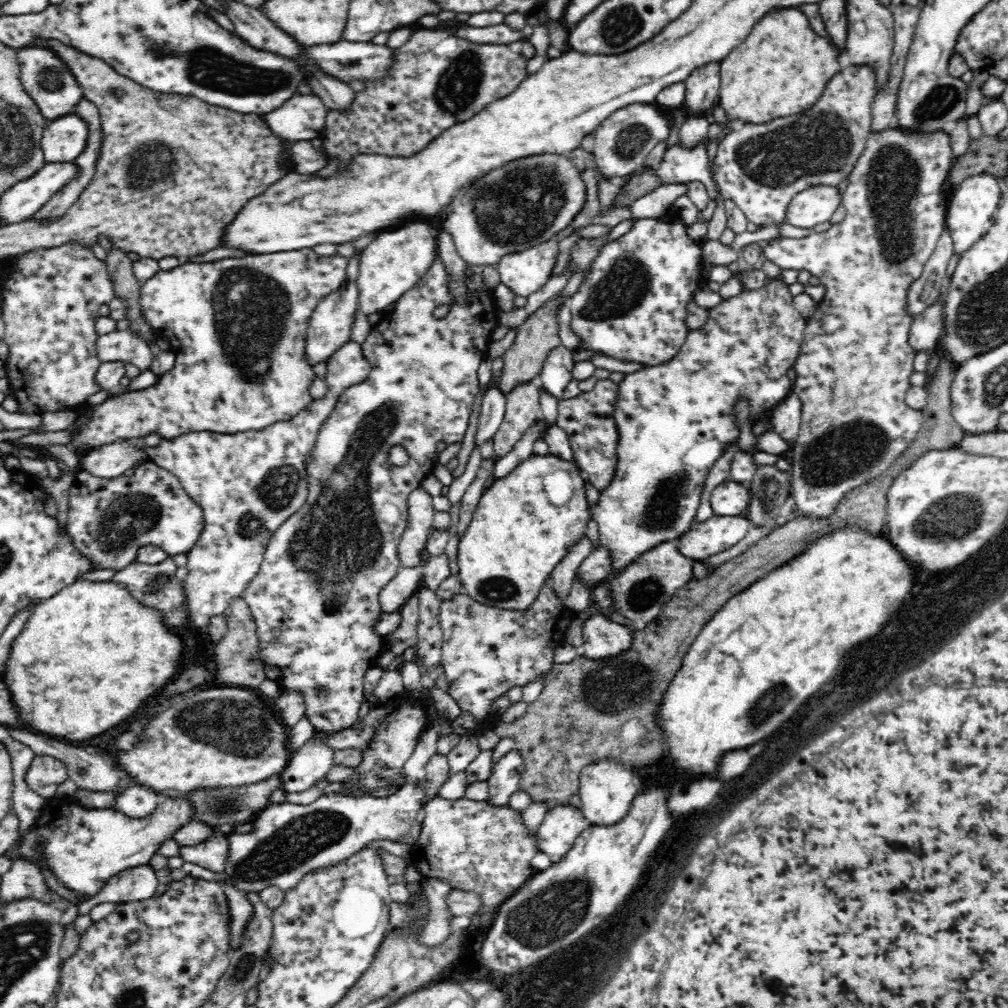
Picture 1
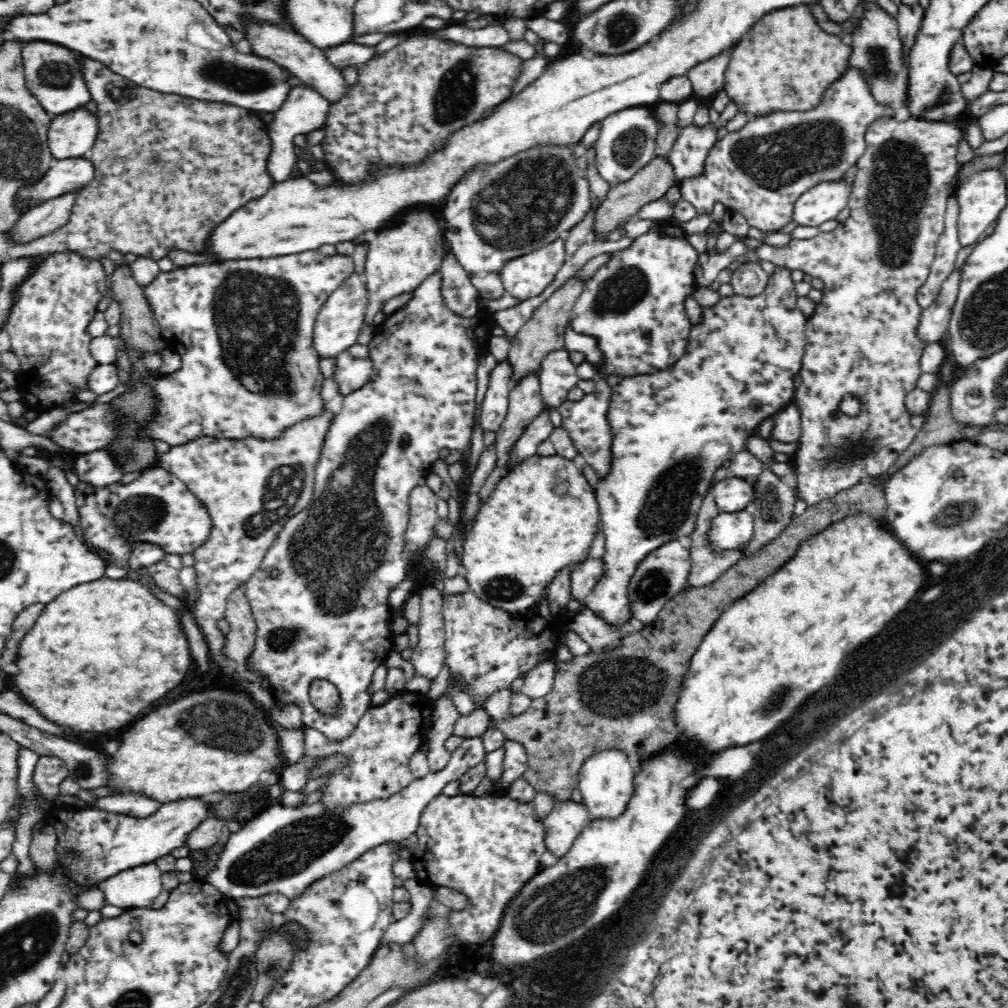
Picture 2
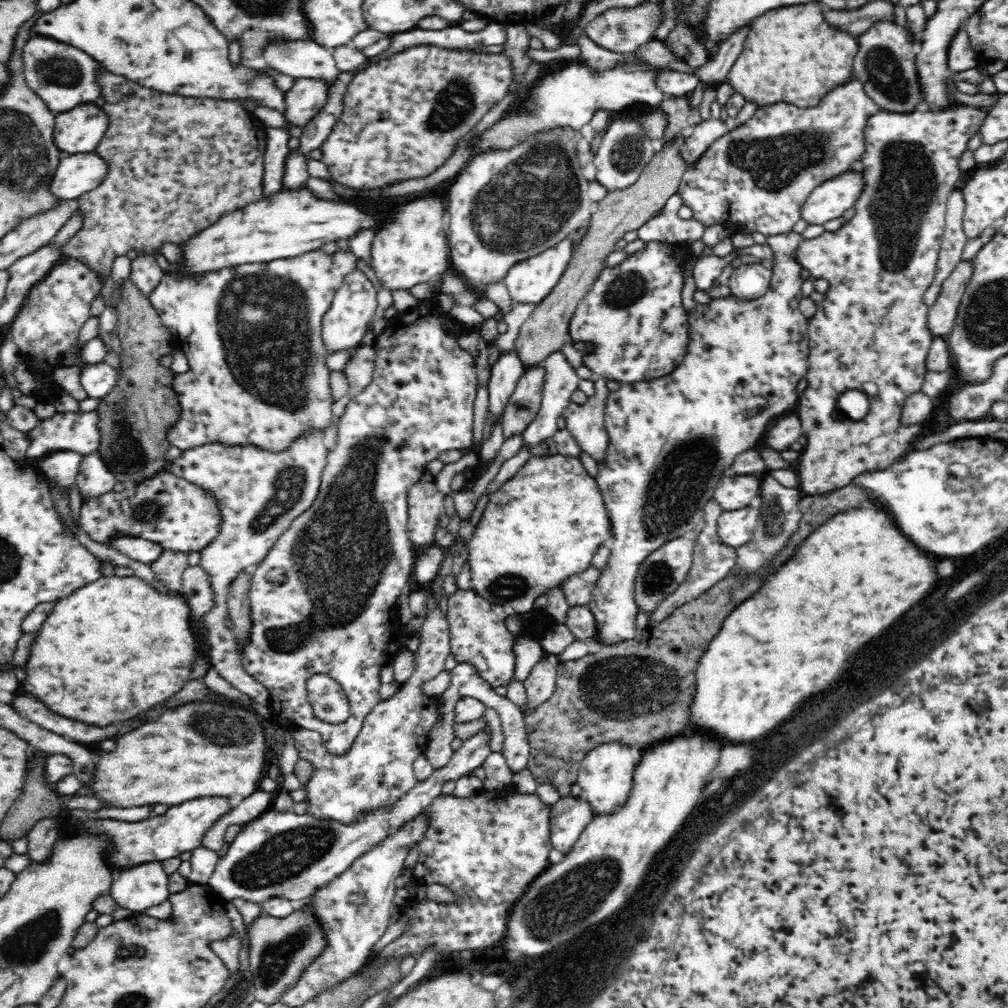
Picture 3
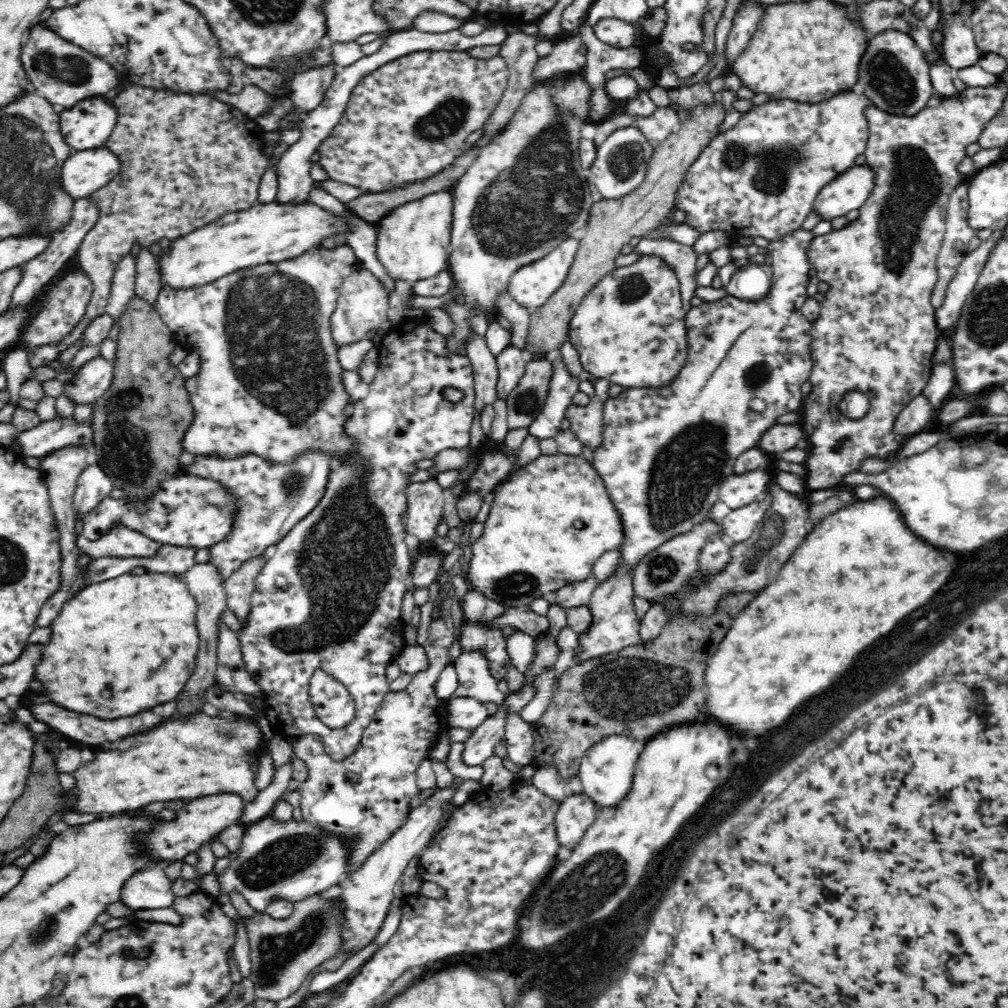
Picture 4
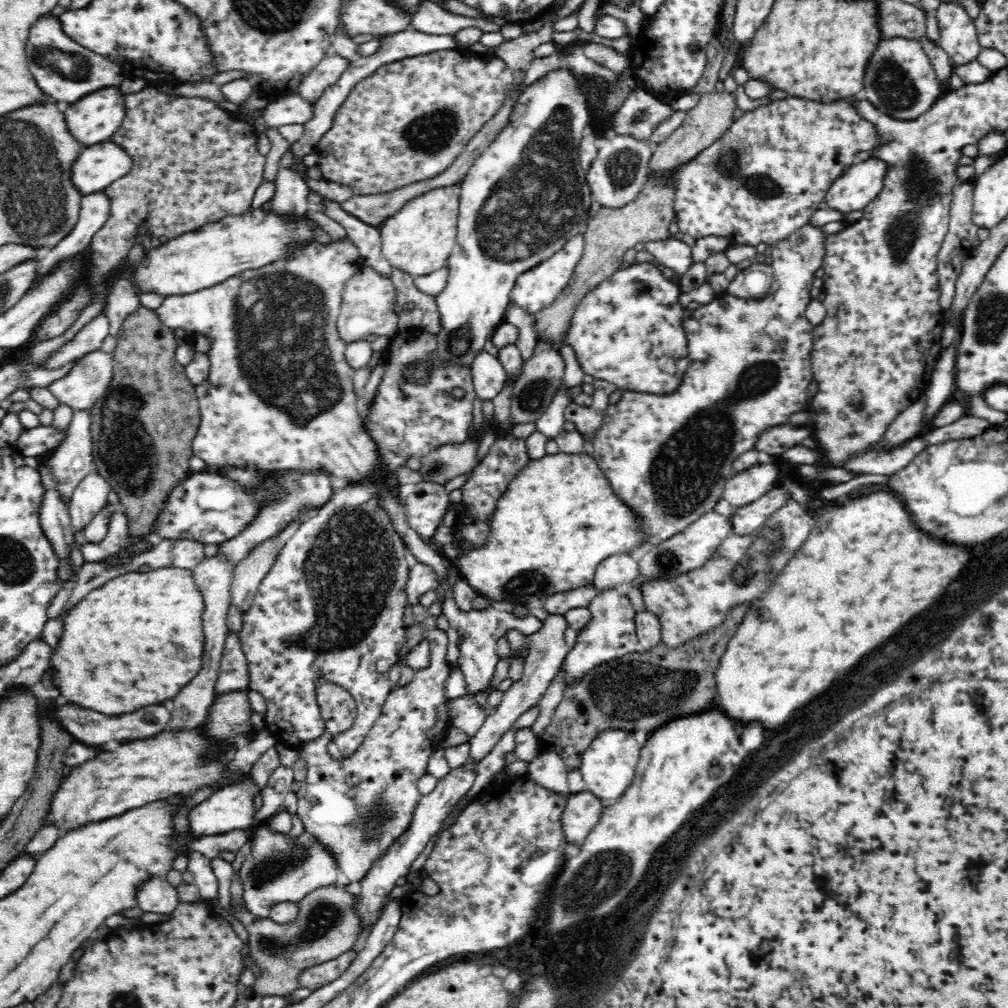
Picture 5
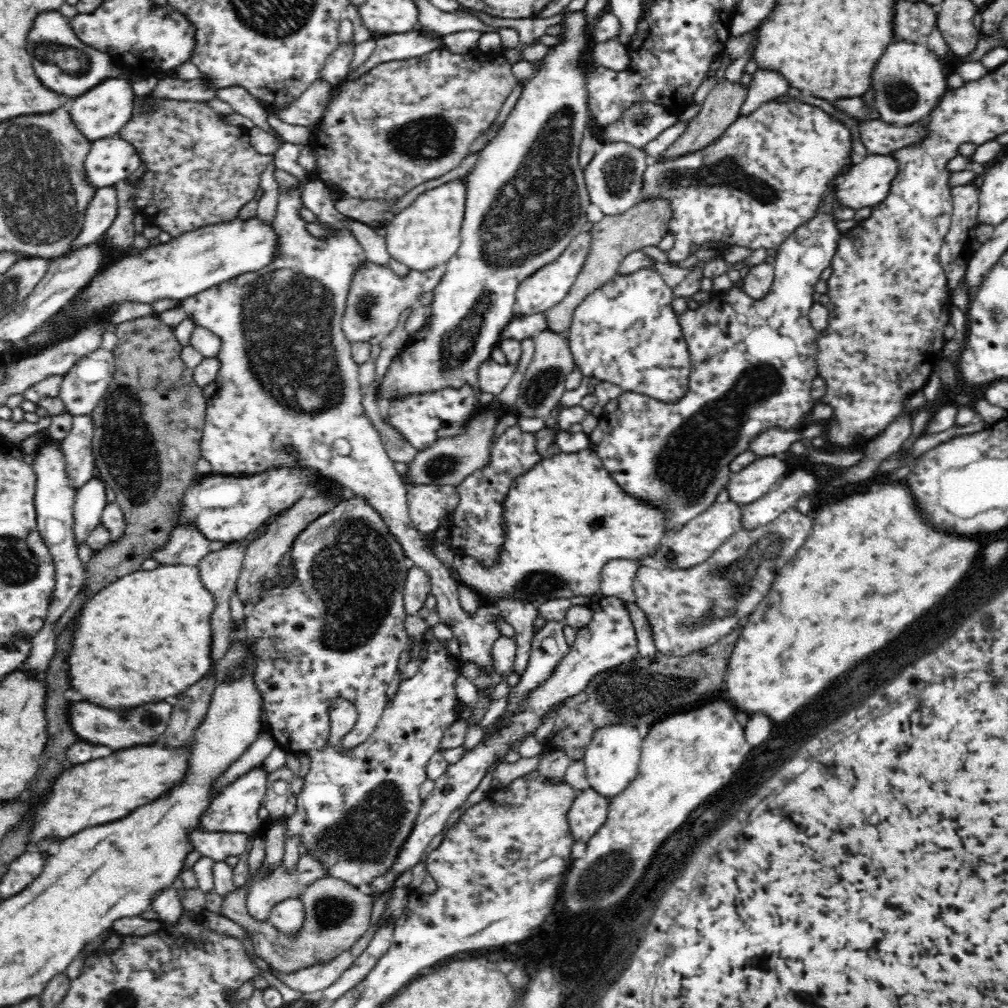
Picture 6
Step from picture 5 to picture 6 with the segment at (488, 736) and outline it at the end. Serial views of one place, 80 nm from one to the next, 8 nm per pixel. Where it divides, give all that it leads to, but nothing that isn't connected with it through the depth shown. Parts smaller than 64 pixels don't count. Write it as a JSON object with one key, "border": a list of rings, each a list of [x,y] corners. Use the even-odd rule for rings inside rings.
{"border":[[[550,621],[539,631],[535,631],[531,642],[531,655],[526,670],[521,674],[522,678],[516,688],[509,693],[510,704],[501,719],[508,719],[513,712],[518,710],[522,698],[534,688],[538,688],[540,682],[548,678],[554,672],[556,664],[570,650],[570,645],[565,639],[563,631],[565,623]]]}

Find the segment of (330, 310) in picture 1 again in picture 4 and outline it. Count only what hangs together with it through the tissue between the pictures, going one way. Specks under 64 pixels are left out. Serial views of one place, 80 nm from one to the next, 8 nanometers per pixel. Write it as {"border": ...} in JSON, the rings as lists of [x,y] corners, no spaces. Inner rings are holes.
{"border":[[[361,268],[350,274],[350,277],[346,278],[341,284],[338,306],[329,320],[334,342],[340,346],[352,344],[352,342],[366,339],[366,334],[370,330],[382,331],[383,334],[386,334],[394,328],[395,323],[389,320],[387,314],[388,306],[390,306],[389,296],[390,291],[370,270]]]}

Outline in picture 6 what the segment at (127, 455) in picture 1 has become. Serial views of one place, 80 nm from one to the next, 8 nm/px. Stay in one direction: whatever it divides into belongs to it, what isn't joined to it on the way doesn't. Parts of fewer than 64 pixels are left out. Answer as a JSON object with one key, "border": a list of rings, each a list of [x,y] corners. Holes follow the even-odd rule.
{"border":[[[97,476],[77,488],[74,503],[76,548],[86,544],[91,530],[101,524],[101,517],[108,503],[104,483]]]}

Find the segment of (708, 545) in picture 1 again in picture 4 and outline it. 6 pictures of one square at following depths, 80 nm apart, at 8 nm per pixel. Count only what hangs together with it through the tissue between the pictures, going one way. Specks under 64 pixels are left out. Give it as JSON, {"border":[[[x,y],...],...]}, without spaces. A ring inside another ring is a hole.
{"border":[[[768,493],[763,500],[756,500],[742,505],[737,510],[732,510],[726,518],[720,520],[725,539],[734,544],[750,538],[762,519],[766,518],[766,512],[770,510],[771,502],[772,497]]]}

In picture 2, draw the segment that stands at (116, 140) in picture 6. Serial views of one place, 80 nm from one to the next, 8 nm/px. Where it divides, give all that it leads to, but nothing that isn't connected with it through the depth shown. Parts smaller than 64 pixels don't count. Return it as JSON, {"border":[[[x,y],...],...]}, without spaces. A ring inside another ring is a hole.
{"border":[[[85,156],[54,159],[53,164],[38,182],[19,190],[19,204],[26,200],[43,202],[65,194],[77,194],[92,182],[95,172],[94,163]]]}

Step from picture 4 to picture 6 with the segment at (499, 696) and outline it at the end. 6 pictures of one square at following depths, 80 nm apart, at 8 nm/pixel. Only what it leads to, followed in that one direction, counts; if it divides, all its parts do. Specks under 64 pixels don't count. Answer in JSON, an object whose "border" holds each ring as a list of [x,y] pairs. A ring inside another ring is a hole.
{"border":[[[318,179],[304,182],[300,189],[281,192],[271,226],[277,235],[278,253],[269,266],[203,290],[179,302],[177,306],[180,308],[162,312],[158,316],[171,327],[178,326],[184,318],[192,316],[195,324],[211,330],[221,340],[217,356],[222,365],[220,374],[214,382],[203,387],[207,409],[200,443],[202,456],[212,465],[213,474],[250,476],[272,466],[294,466],[296,457],[290,455],[286,448],[289,446],[299,450],[299,464],[319,470],[326,479],[335,481],[349,495],[364,499],[374,508],[400,543],[404,555],[430,577],[431,593],[437,600],[439,622],[450,627],[459,644],[458,661],[477,662],[493,672],[490,650],[501,634],[492,620],[501,618],[500,611],[490,605],[478,609],[473,617],[464,612],[459,603],[460,582],[452,578],[446,566],[430,551],[430,540],[422,538],[422,533],[413,525],[405,484],[394,467],[394,461],[388,457],[378,430],[365,415],[359,364],[354,360],[351,342],[342,330],[342,317],[346,312],[354,274],[366,262],[366,253],[352,235],[349,219],[336,210],[329,187]],[[302,206],[315,214],[318,226],[324,229],[324,237],[322,234],[310,233],[306,228],[307,222],[298,215]]]}

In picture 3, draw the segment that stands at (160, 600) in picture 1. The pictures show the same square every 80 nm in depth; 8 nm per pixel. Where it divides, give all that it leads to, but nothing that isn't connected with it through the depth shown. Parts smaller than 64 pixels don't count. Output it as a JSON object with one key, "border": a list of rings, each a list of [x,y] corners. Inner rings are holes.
{"border":[[[163,549],[160,558],[148,564],[156,578],[171,590],[181,590],[184,571],[190,566],[188,552]]]}

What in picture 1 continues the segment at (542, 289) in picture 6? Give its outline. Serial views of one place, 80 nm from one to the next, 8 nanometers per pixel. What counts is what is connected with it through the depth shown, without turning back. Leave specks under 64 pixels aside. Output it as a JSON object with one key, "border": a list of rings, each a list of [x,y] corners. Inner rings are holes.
{"border":[[[558,238],[550,239],[530,250],[502,257],[496,266],[501,283],[517,296],[526,299],[532,296],[554,275],[560,252],[559,242]]]}

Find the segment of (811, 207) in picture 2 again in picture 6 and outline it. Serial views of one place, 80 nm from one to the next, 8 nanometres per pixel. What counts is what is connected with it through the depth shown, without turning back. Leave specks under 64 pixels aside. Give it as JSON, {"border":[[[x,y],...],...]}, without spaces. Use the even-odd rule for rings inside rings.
{"border":[[[868,154],[860,163],[852,165],[843,175],[834,180],[837,183],[835,196],[843,206],[848,208],[858,210],[866,206],[873,207],[887,197],[892,181],[898,174],[899,162],[893,158],[893,155]]]}

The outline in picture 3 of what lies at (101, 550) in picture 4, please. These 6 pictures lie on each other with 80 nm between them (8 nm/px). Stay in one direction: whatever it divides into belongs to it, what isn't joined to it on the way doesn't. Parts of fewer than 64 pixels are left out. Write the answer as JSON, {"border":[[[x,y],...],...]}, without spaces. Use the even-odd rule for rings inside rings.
{"border":[[[124,532],[110,536],[110,540],[104,542],[104,544],[109,548],[125,554],[128,558],[138,560],[138,562],[144,562],[144,564],[150,564],[156,558],[160,558],[160,554],[164,549],[158,543]]]}

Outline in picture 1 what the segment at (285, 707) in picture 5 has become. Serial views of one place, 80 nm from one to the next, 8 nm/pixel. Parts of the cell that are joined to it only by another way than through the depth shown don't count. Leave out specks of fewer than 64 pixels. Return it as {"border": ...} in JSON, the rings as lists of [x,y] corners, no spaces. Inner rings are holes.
{"border":[[[440,258],[434,262],[432,268],[424,274],[424,277],[404,293],[398,300],[396,308],[387,314],[385,320],[379,322],[371,330],[371,336],[361,344],[366,360],[371,364],[370,377],[366,382],[354,385],[346,389],[337,399],[335,407],[330,416],[324,421],[317,436],[313,453],[307,462],[309,474],[309,493],[306,504],[296,514],[286,519],[280,528],[270,538],[266,547],[262,564],[256,576],[246,585],[242,600],[249,605],[252,616],[255,618],[258,637],[258,661],[267,666],[278,667],[280,674],[276,682],[281,693],[286,691],[298,691],[304,697],[305,716],[317,732],[324,732],[329,736],[342,734],[344,730],[352,729],[355,722],[359,720],[360,706],[366,702],[364,694],[364,675],[369,668],[378,664],[378,658],[382,654],[381,648],[385,645],[385,637],[375,631],[376,623],[384,613],[381,609],[379,594],[380,591],[402,570],[403,562],[399,559],[398,545],[402,533],[406,528],[408,519],[408,497],[409,494],[421,486],[426,475],[431,474],[436,458],[439,455],[437,444],[444,442],[447,445],[454,443],[462,444],[464,434],[470,422],[470,412],[474,406],[474,396],[480,390],[477,373],[480,362],[487,357],[487,349],[492,342],[491,335],[499,326],[500,309],[492,291],[484,286],[481,278],[468,277],[468,304],[459,304],[453,300],[448,291],[449,278],[447,278],[444,264]],[[445,304],[450,305],[450,310],[444,318],[435,318],[434,311]]]}

